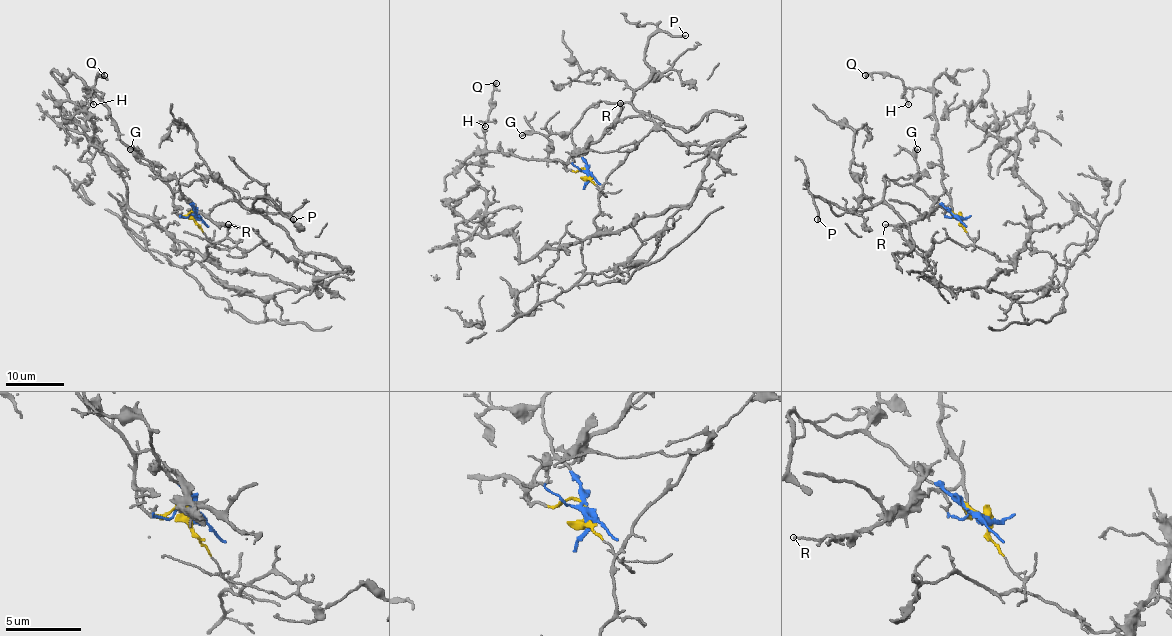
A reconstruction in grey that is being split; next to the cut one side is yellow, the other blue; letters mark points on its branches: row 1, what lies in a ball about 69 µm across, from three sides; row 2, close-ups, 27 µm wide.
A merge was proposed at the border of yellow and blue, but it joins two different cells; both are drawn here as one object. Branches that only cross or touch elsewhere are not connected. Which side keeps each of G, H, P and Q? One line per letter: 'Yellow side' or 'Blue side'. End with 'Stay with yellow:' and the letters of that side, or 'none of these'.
G: Blue side
H: Yellow side
P: Blue side
Q: Yellow side
Stay with yellow: H, Q

